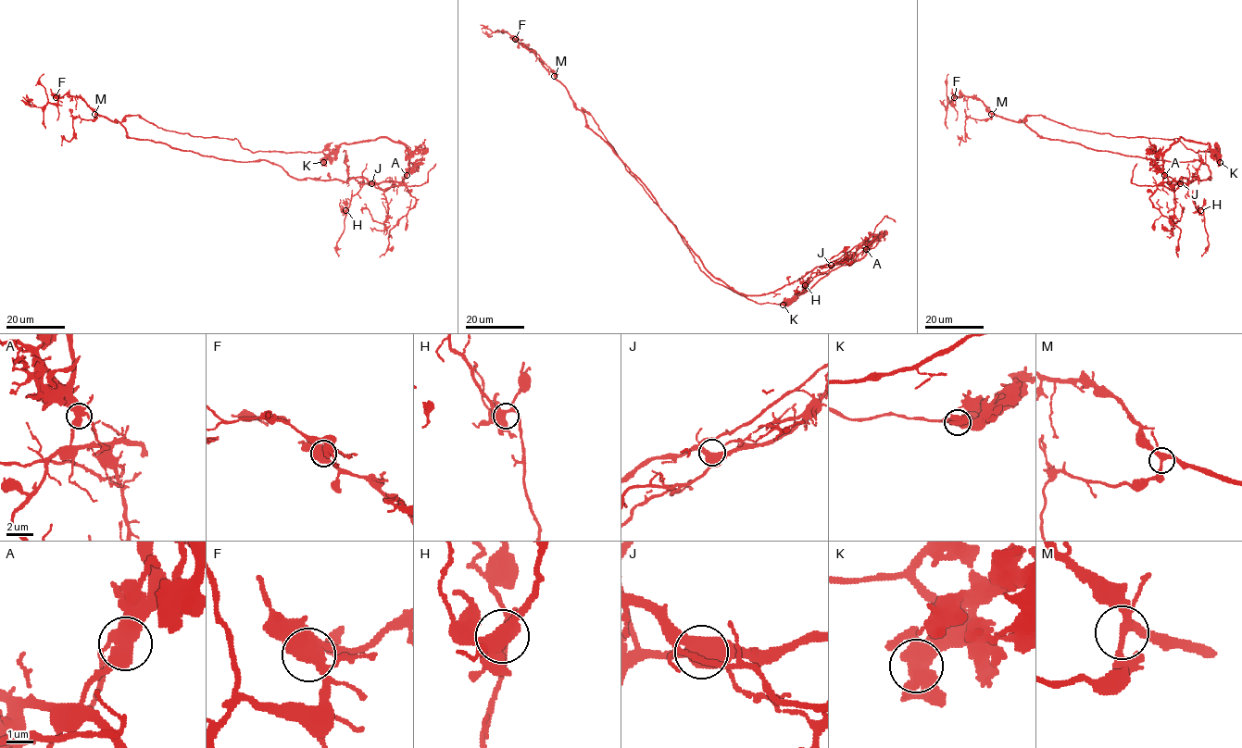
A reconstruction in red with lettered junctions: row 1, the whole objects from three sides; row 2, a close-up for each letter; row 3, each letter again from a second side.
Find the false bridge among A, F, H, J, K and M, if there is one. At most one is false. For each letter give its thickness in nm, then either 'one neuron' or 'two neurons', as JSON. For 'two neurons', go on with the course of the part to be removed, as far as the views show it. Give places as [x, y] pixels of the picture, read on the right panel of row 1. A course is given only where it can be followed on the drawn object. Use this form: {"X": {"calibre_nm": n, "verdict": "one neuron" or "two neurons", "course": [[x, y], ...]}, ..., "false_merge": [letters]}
{"A": {"calibre_nm": 500, "verdict": "two neurons", "course": [[1164, 175], [1162, 155], [1180, 137], [1220, 152], [1195, 152], [1176, 138], [1079, 130], [1041, 115], [1022, 121]]}, "F": {"calibre_nm": 480, "verdict": "one neuron"}, "H": {"calibre_nm": 460, "verdict": "one neuron"}, "J": {"calibre_nm": 500, "verdict": "one neuron"}, "K": {"calibre_nm": 480, "verdict": "one neuron"}, "M": {"calibre_nm": 280, "verdict": "one neuron"}, "false_merge": ["A"]}

